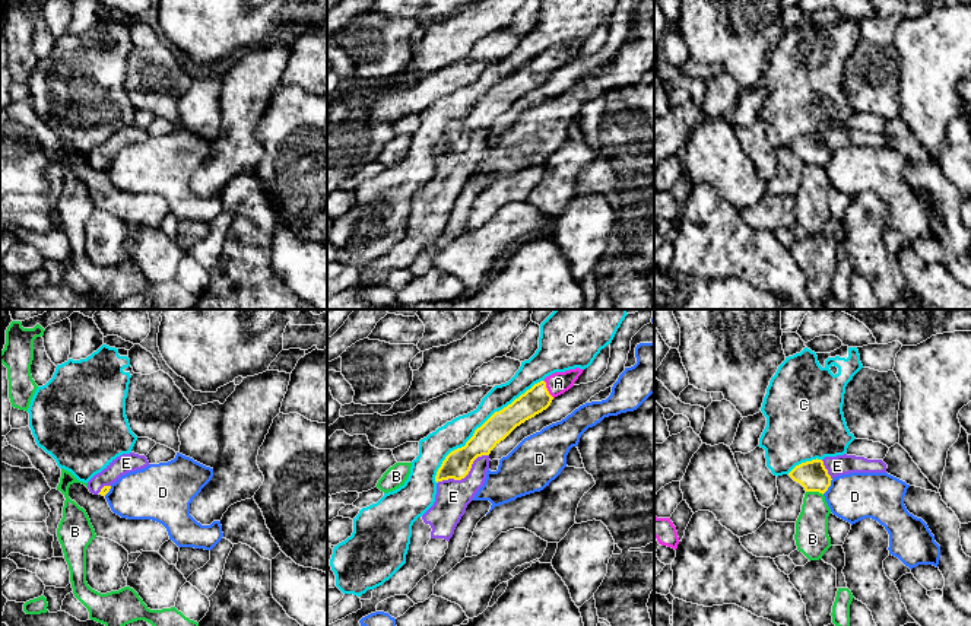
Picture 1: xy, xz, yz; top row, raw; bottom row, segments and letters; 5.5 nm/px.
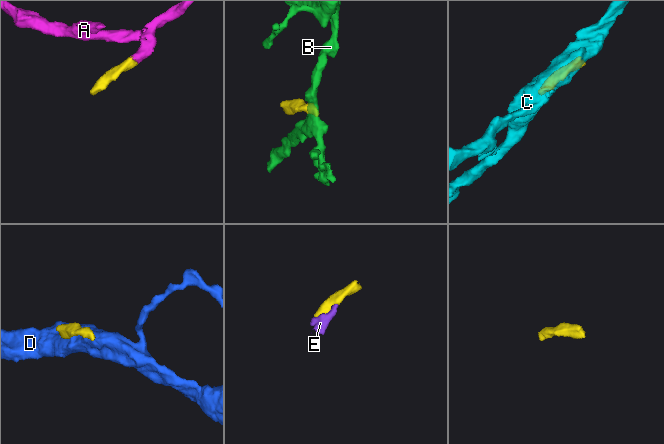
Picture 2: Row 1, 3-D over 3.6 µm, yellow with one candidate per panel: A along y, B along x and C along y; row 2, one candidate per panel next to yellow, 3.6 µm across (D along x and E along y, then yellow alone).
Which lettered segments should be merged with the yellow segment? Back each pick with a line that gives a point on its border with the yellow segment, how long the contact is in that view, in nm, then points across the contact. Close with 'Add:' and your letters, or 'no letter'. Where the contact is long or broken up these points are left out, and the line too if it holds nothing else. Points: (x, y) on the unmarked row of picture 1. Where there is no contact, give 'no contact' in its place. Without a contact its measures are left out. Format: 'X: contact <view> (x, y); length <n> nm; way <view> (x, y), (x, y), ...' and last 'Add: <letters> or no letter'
A: contact xz (546, 62); length 120 nm; way xz (538, 72), (546, 62), (558, 56)
E: contact xz (465, 149); length 340 nm
Add: A, E

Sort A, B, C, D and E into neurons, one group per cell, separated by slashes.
A E / B / C / D

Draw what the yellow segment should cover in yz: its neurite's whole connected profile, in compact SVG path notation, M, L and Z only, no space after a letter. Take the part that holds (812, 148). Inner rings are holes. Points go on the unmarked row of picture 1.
M844 127L802 136L788 149L800 156L806 165L819 165L824 168L834 150L850 146L886 146L886 137L882 133L867 133Z

